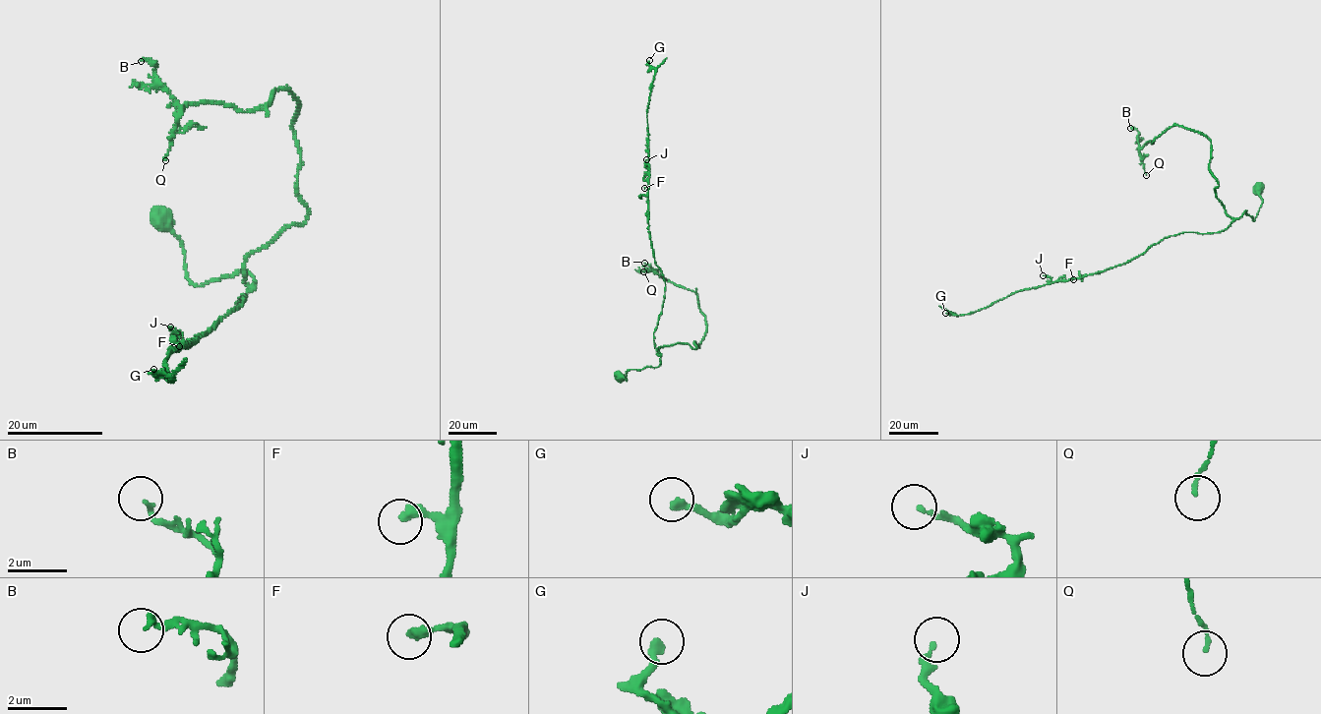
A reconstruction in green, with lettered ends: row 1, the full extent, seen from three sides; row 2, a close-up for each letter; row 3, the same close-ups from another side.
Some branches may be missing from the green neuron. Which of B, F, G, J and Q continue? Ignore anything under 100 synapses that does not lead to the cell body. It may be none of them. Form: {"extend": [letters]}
{"extend": []}

